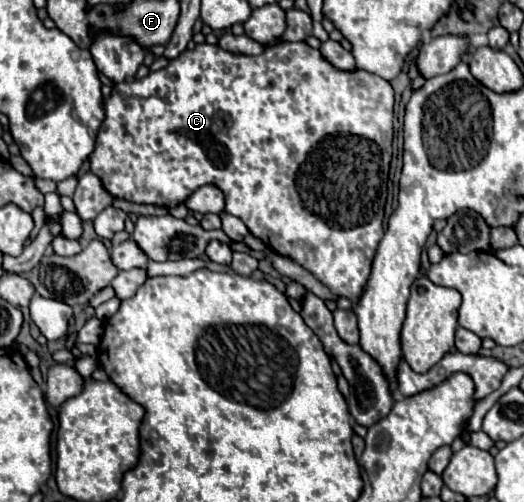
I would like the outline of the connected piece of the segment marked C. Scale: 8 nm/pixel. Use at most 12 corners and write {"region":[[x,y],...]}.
{"region":[[302,43],[114,85],[112,197],[224,211],[358,301],[394,91]]}

